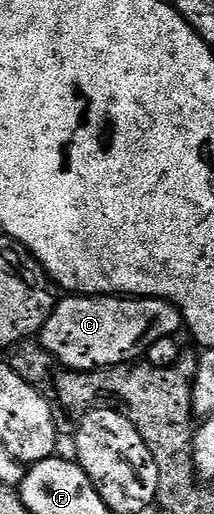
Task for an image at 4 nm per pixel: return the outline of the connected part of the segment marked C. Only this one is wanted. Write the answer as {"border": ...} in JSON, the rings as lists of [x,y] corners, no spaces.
{"border":[[[69,294],[56,304],[54,313],[38,336],[39,346],[50,352],[61,366],[71,371],[103,371],[106,367],[123,367],[139,360],[158,341],[179,336],[185,326],[184,316],[175,303],[167,299],[145,299],[123,295],[78,295]]]}

